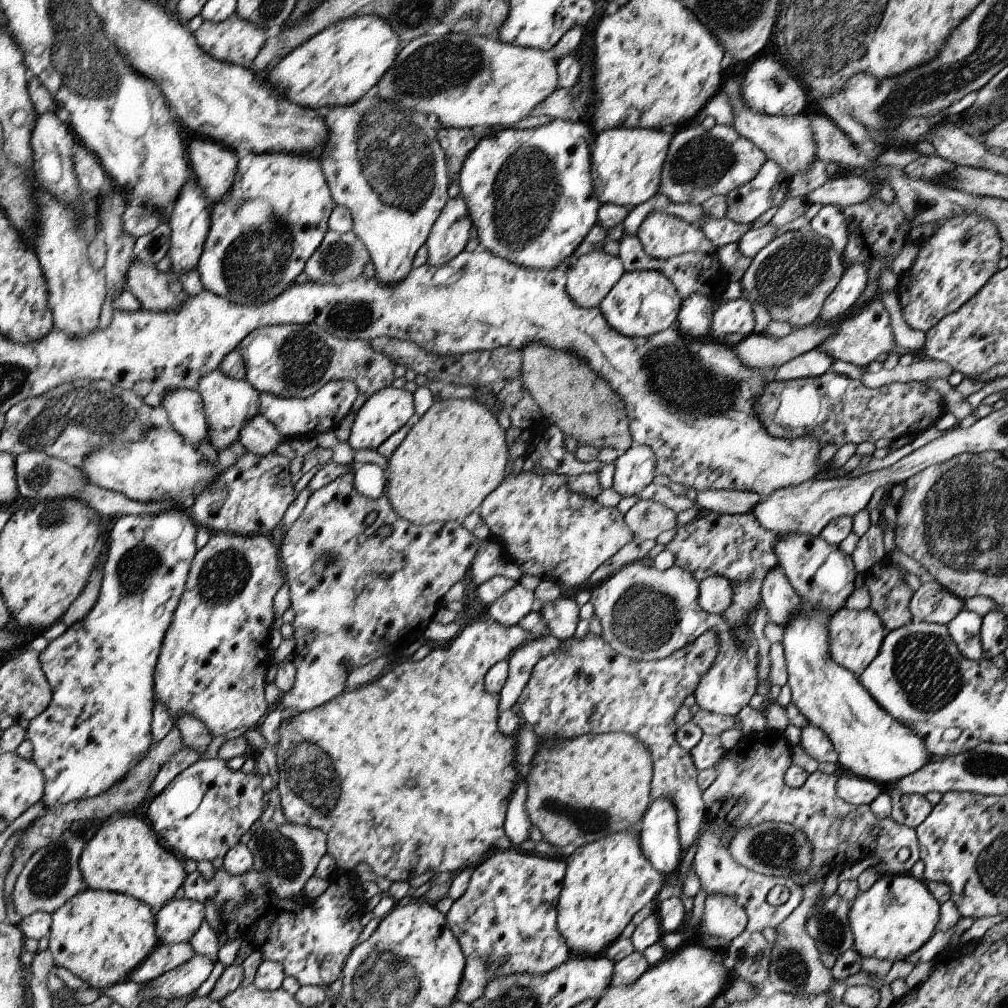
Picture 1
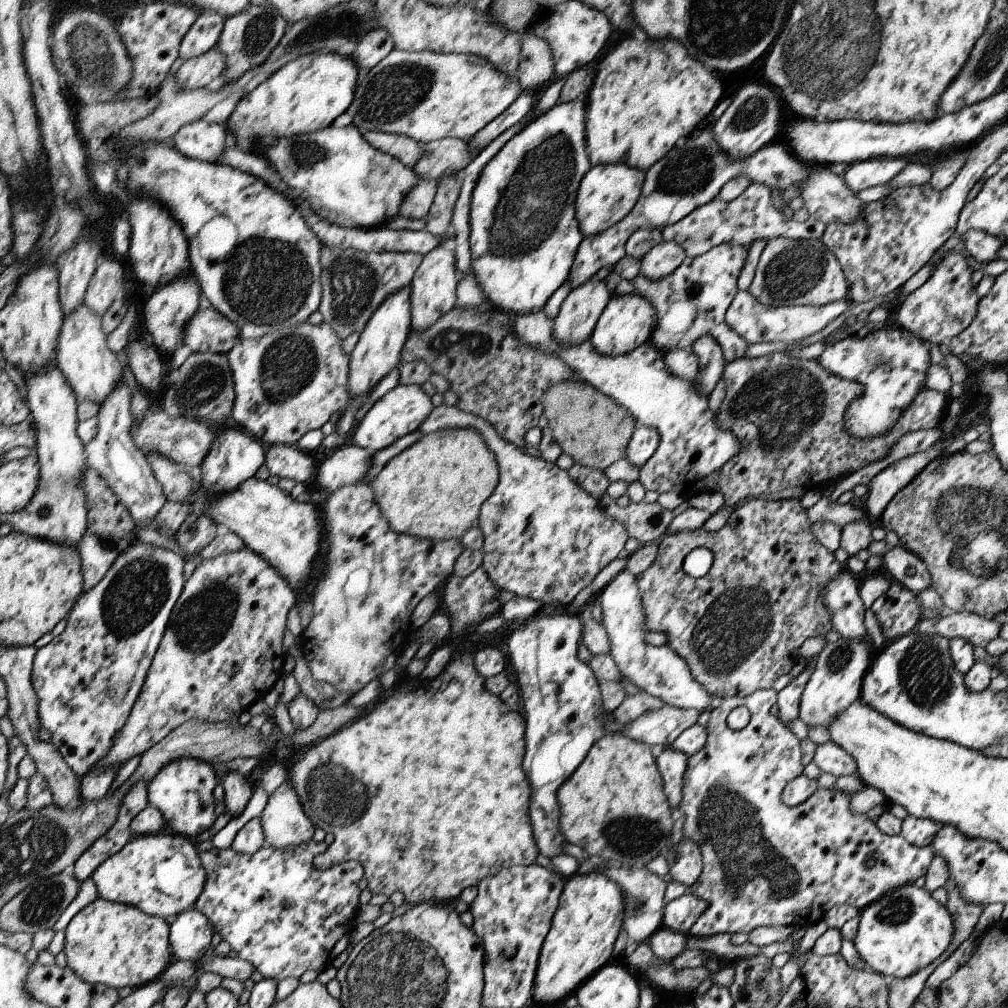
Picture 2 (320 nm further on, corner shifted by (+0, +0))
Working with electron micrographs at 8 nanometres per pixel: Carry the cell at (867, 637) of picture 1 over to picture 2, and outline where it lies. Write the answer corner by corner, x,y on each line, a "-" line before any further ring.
840,637
825,646
818,655
817,663
804,687
800,704
799,719
809,728
822,726
829,728
831,722
854,702
860,700
864,675
870,665
870,658
877,652
872,644
864,641

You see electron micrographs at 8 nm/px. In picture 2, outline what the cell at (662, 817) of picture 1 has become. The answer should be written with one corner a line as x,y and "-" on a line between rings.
665,747
656,762
663,777
663,788
666,790
672,810
678,808
682,800
683,774
687,767
686,753

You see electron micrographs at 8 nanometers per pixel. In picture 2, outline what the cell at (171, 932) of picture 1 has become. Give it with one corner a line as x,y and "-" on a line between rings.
196,908
184,911
171,926
172,952
176,961
200,960
209,950
214,936
212,920

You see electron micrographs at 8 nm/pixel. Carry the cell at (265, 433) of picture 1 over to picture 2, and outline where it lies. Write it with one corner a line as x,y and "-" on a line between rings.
272,445
266,454
266,463
271,474
281,479
302,482
304,486
314,486
316,468
311,454
301,451
296,445

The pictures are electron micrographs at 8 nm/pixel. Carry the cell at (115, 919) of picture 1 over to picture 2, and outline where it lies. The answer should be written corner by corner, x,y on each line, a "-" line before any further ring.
106,899
93,900
65,928
67,966
90,984
138,989
160,978
170,962
169,922
154,918
132,905

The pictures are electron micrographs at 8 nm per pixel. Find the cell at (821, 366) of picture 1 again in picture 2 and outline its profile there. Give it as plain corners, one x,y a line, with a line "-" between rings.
893,320
879,326
863,338
856,334
827,345
816,359
822,368
842,378
864,385
864,392
852,400
844,413
845,431
856,439
873,439
897,423
903,412
913,406
918,393
926,388
930,363
930,348
919,336
897,326

